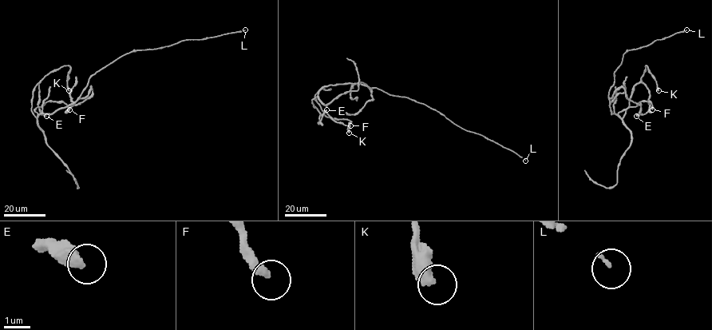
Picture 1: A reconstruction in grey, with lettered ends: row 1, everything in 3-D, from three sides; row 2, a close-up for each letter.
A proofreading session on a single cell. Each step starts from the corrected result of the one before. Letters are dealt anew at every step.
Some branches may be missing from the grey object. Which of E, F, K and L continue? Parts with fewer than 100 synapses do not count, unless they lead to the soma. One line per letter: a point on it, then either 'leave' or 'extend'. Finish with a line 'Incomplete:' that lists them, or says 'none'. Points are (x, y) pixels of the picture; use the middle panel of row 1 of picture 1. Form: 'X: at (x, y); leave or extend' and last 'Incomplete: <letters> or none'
E: at (326, 109); leave
F: at (350, 125); leave
K: at (349, 133); leave
L: at (525, 161); extend
Incomplete: L

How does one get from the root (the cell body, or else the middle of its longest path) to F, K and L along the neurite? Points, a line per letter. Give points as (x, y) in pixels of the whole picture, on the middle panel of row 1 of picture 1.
F: (368, 87), (361, 82), (329, 85), (324, 85), (315, 95), (322, 110), (337, 122), (350, 125)
K: (368, 87), (361, 82), (325, 85), (312, 100), (322, 114), (331, 118), (349, 120), (349, 133)
L: (368, 87), (425, 104), (460, 127), (492, 141), (525, 161)

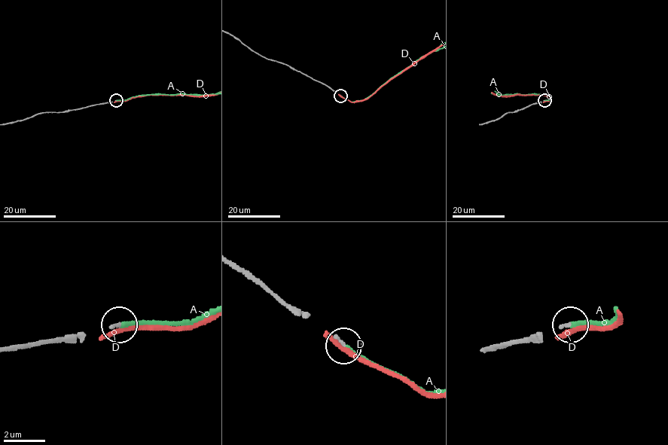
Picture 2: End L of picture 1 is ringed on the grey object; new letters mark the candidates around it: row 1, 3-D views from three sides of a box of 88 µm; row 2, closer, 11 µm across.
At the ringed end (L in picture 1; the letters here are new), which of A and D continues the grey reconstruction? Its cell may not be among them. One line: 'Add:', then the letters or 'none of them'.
Add: A

